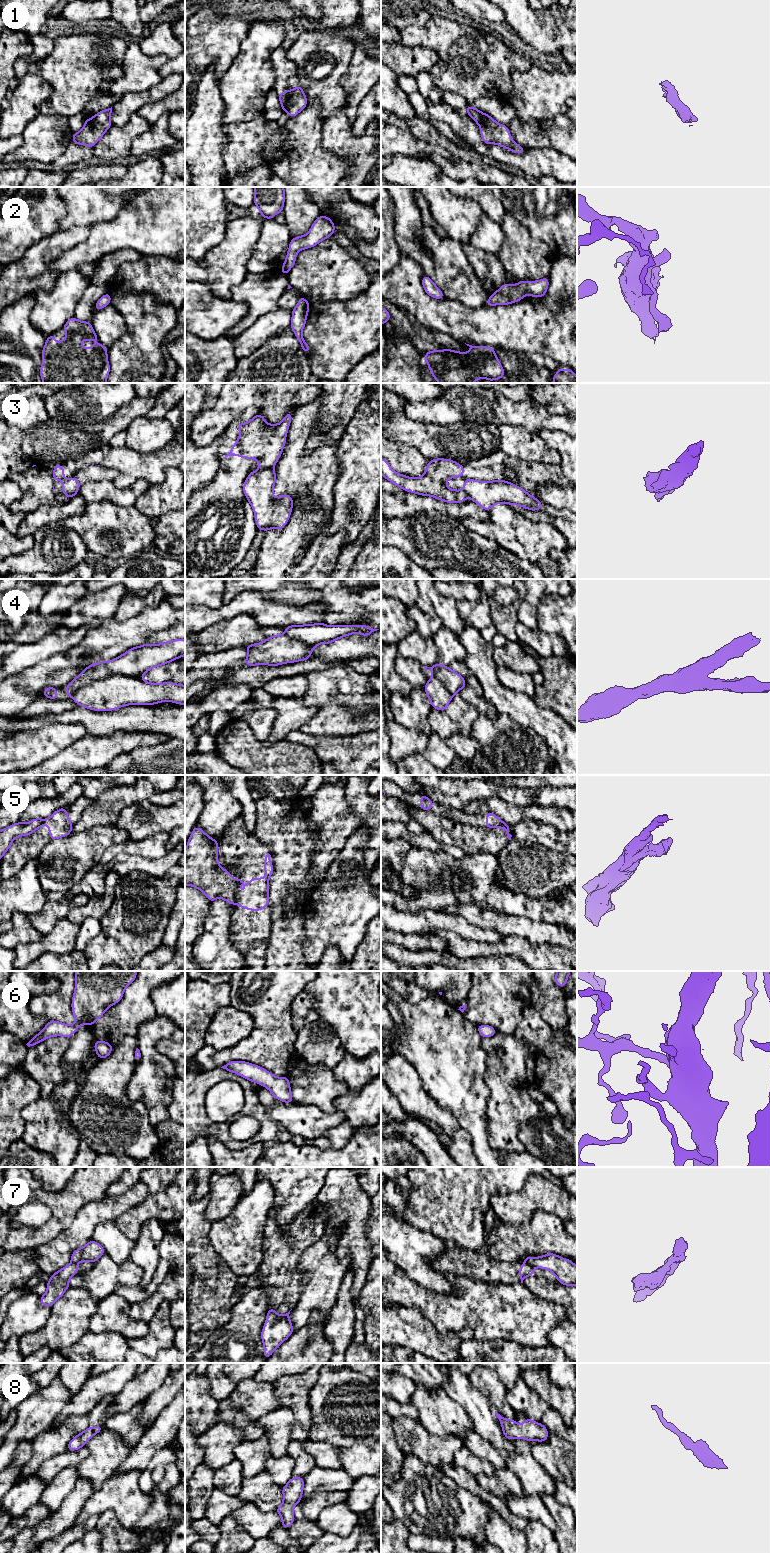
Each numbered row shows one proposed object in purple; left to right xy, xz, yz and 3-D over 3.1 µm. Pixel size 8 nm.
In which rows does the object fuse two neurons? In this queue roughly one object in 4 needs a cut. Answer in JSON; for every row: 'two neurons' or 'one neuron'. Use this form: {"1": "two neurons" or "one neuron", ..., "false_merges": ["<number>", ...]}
{"1": "one neuron", "2": "one neuron", "3": "two neurons", "4": "two neurons", "5": "two neurons", "6": "one neuron", "7": "two neurons", "8": "one neuron", "false_merges": ["3", "4", "5", "7"]}

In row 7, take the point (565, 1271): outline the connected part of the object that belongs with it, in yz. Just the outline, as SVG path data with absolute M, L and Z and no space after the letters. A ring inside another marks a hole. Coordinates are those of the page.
M554 1253L535 1258L526 1255L524 1259L530 1265L550 1270L561 1285L577 1286L577 1266L571 1260Z

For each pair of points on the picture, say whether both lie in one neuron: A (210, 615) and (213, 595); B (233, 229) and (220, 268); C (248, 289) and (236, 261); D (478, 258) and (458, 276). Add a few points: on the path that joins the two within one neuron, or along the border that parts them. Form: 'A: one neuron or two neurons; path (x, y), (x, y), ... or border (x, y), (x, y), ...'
A: two neurons; border (222, 603), (217, 607), (195, 606)
B: one neuron; path (233, 239), (233, 251), (228, 258)
C: two neurons; border (247, 272), (245, 277), (231, 289), (231, 298)
D: two neurons; border (460, 243), (461, 249), (482, 285)

